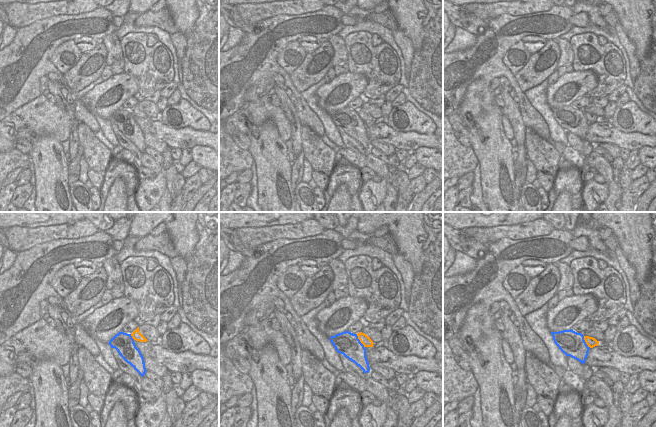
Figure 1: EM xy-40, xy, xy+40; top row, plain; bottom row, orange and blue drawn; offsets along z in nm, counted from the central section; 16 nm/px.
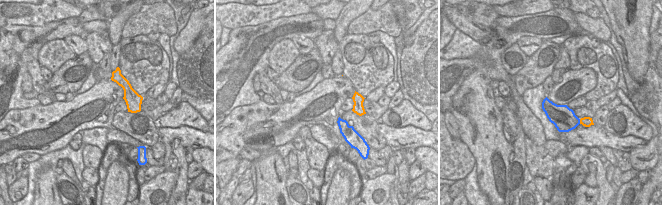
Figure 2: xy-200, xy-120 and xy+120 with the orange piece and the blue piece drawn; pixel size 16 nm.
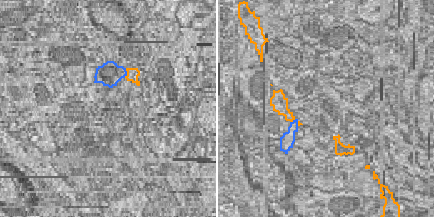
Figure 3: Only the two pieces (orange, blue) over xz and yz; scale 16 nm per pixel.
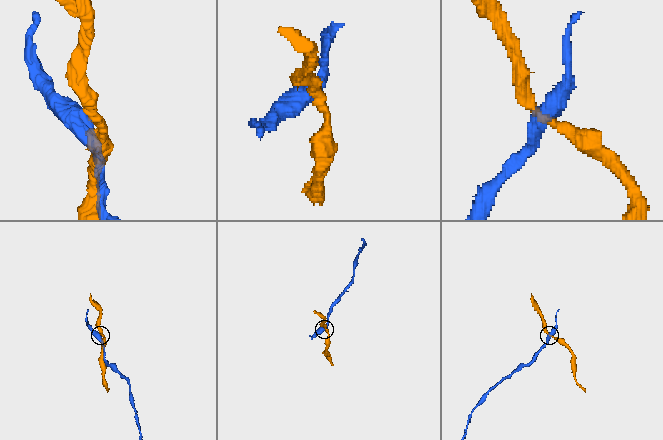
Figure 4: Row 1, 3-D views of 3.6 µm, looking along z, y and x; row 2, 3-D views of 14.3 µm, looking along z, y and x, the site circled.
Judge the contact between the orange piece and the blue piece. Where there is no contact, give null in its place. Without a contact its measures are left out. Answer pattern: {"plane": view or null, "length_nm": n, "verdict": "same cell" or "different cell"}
{"plane": "xy", "length_nm": 260, "verdict": "different cell"}

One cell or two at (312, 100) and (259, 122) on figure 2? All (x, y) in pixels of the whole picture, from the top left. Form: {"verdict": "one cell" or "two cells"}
{"verdict": "one cell"}

